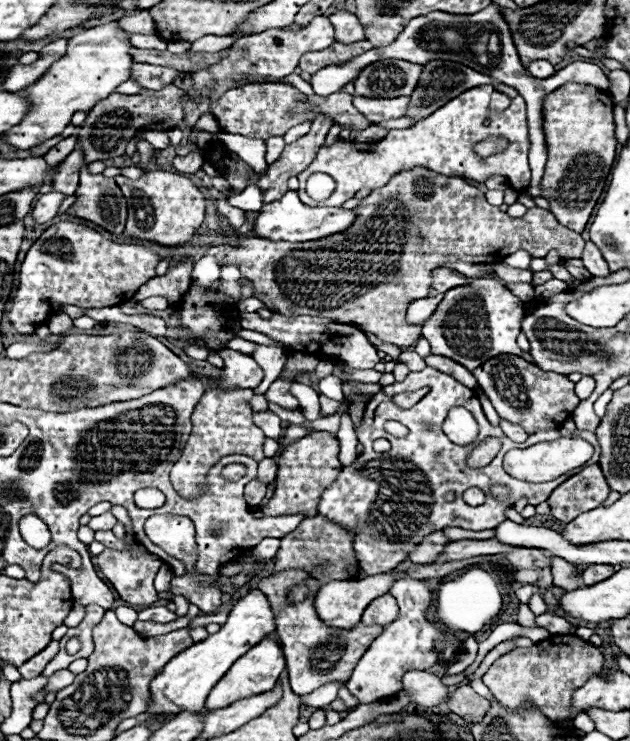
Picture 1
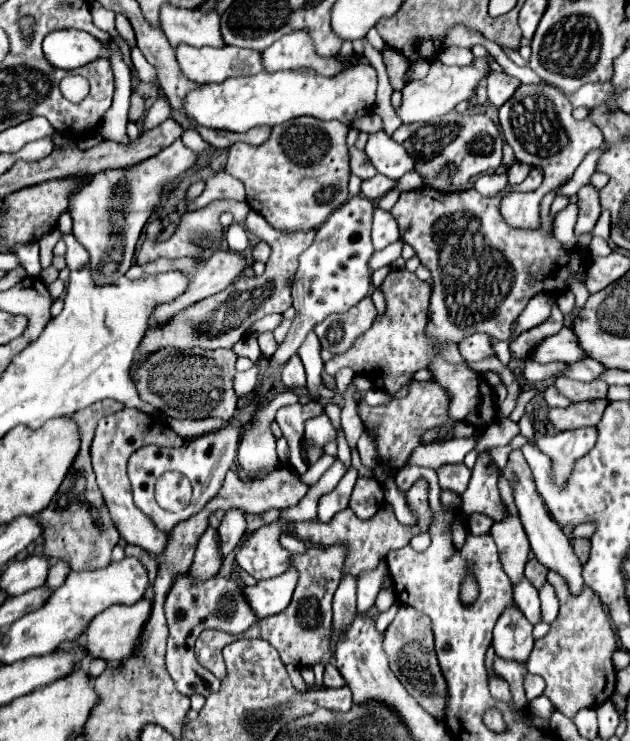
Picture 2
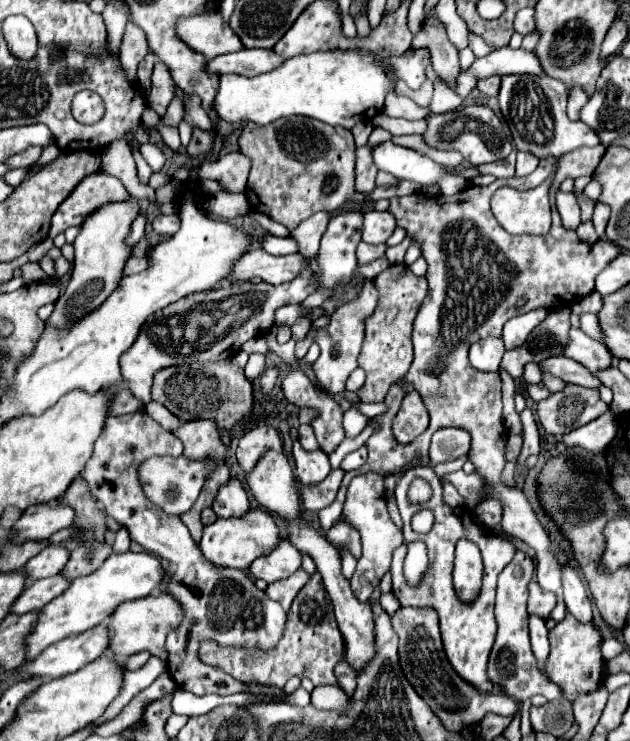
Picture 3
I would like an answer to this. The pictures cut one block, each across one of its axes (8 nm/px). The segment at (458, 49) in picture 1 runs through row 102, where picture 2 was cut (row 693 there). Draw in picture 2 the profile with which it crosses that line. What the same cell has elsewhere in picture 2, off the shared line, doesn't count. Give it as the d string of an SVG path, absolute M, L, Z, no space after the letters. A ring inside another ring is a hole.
M526 674L526 678L524 678L524 688L526 688L526 698L528 698L528 700L534 700L534 698L538 698L538 696L544 692L544 680L542 680L540 676Z

